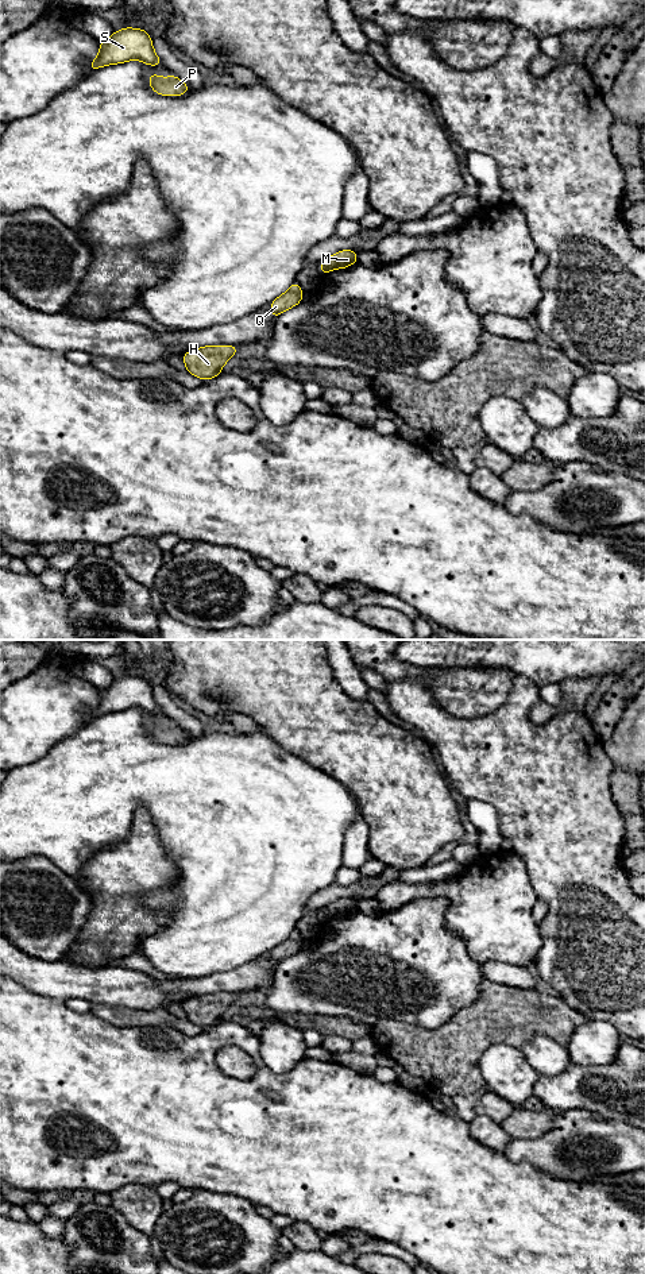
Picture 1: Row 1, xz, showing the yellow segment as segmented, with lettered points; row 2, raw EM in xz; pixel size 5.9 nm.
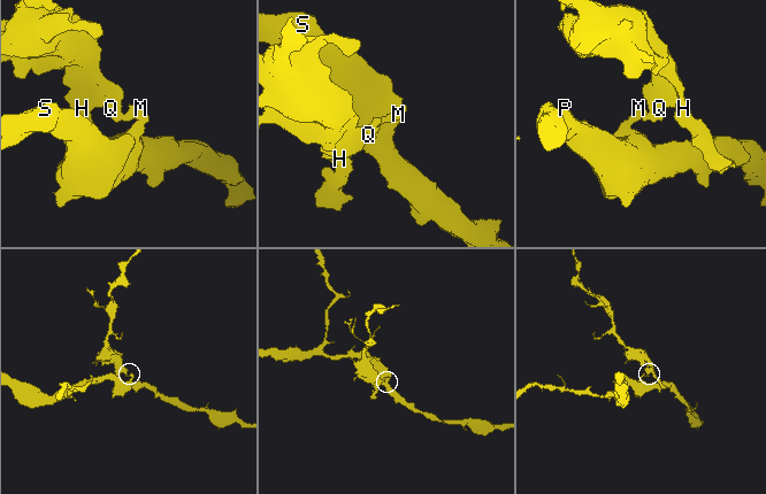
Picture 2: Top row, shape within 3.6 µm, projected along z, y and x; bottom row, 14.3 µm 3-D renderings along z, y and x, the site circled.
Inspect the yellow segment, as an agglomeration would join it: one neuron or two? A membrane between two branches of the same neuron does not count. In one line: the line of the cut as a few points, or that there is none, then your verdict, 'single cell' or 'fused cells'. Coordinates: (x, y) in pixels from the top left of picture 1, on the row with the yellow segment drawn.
xz (325, 259), (332, 267) | fused cells

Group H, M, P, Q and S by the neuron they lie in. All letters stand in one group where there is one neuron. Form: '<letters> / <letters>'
H Q / M P S

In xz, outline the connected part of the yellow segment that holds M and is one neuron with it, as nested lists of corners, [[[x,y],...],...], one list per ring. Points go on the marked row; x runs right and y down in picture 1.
[[[341,250],[331,255],[327,260],[333,270],[345,269],[351,265],[358,263],[358,254],[352,250]]]

